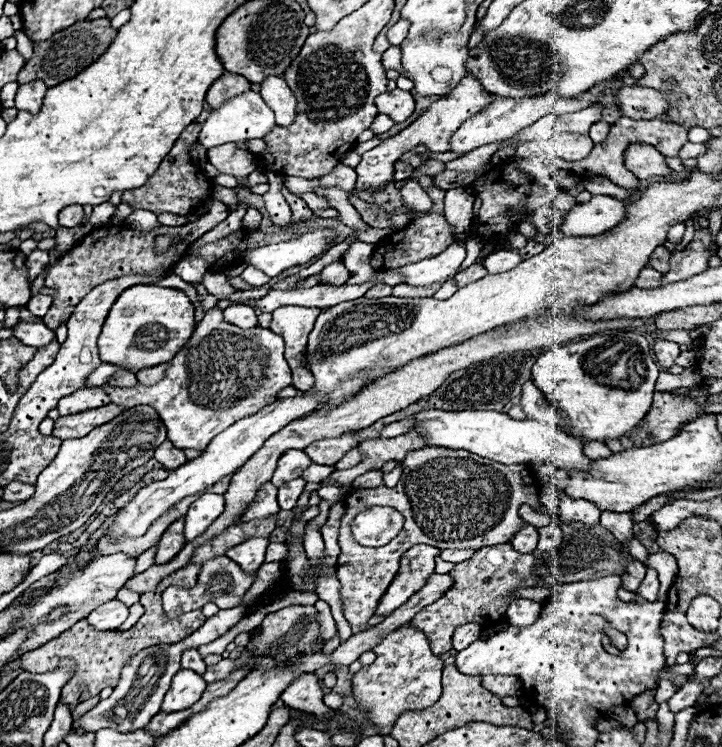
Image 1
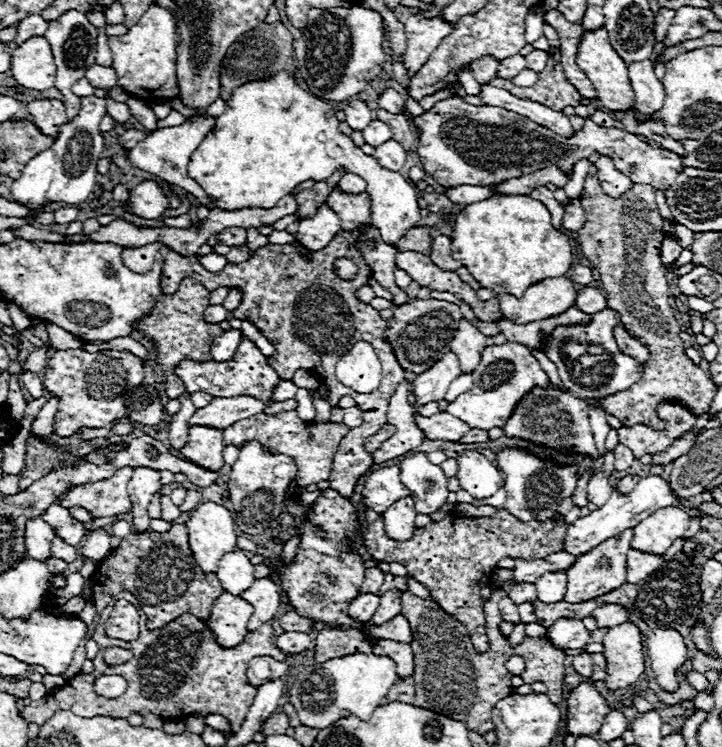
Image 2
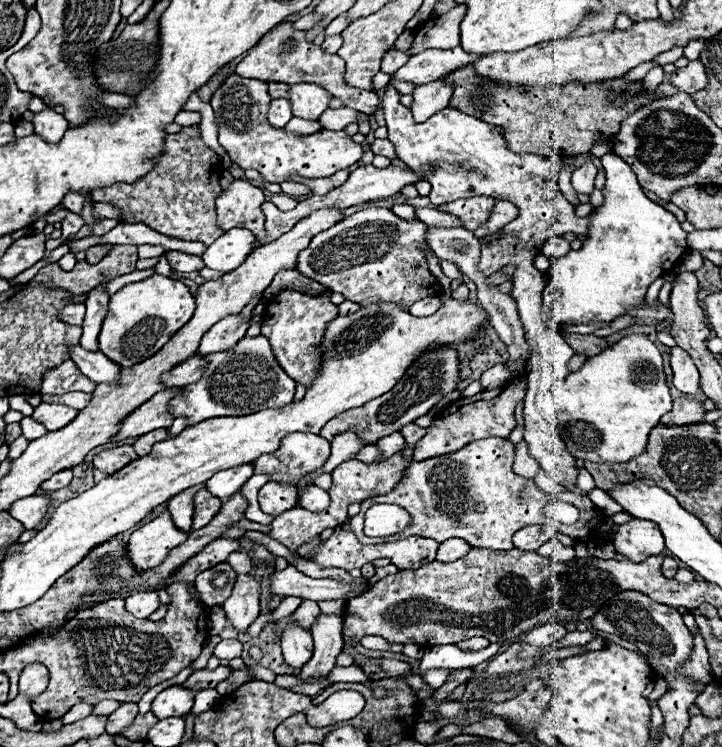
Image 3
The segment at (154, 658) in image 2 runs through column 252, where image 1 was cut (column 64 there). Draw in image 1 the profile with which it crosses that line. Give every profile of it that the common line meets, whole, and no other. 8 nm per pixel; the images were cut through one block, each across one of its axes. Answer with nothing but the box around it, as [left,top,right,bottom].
[20,564,206,710]

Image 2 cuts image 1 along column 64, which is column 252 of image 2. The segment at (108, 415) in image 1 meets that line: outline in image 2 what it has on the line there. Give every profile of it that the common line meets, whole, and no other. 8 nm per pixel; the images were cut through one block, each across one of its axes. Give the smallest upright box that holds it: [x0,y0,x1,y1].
[222,410,348,492]

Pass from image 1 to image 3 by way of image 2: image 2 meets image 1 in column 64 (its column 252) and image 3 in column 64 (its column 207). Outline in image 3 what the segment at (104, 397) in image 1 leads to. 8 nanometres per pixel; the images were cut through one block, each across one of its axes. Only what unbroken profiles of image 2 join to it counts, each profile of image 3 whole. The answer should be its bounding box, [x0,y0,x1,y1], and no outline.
[32,404,78,430]

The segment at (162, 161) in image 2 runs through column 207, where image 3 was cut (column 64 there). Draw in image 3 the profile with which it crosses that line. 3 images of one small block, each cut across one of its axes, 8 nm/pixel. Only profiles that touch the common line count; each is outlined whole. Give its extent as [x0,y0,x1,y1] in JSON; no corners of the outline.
[34,108,84,214]

